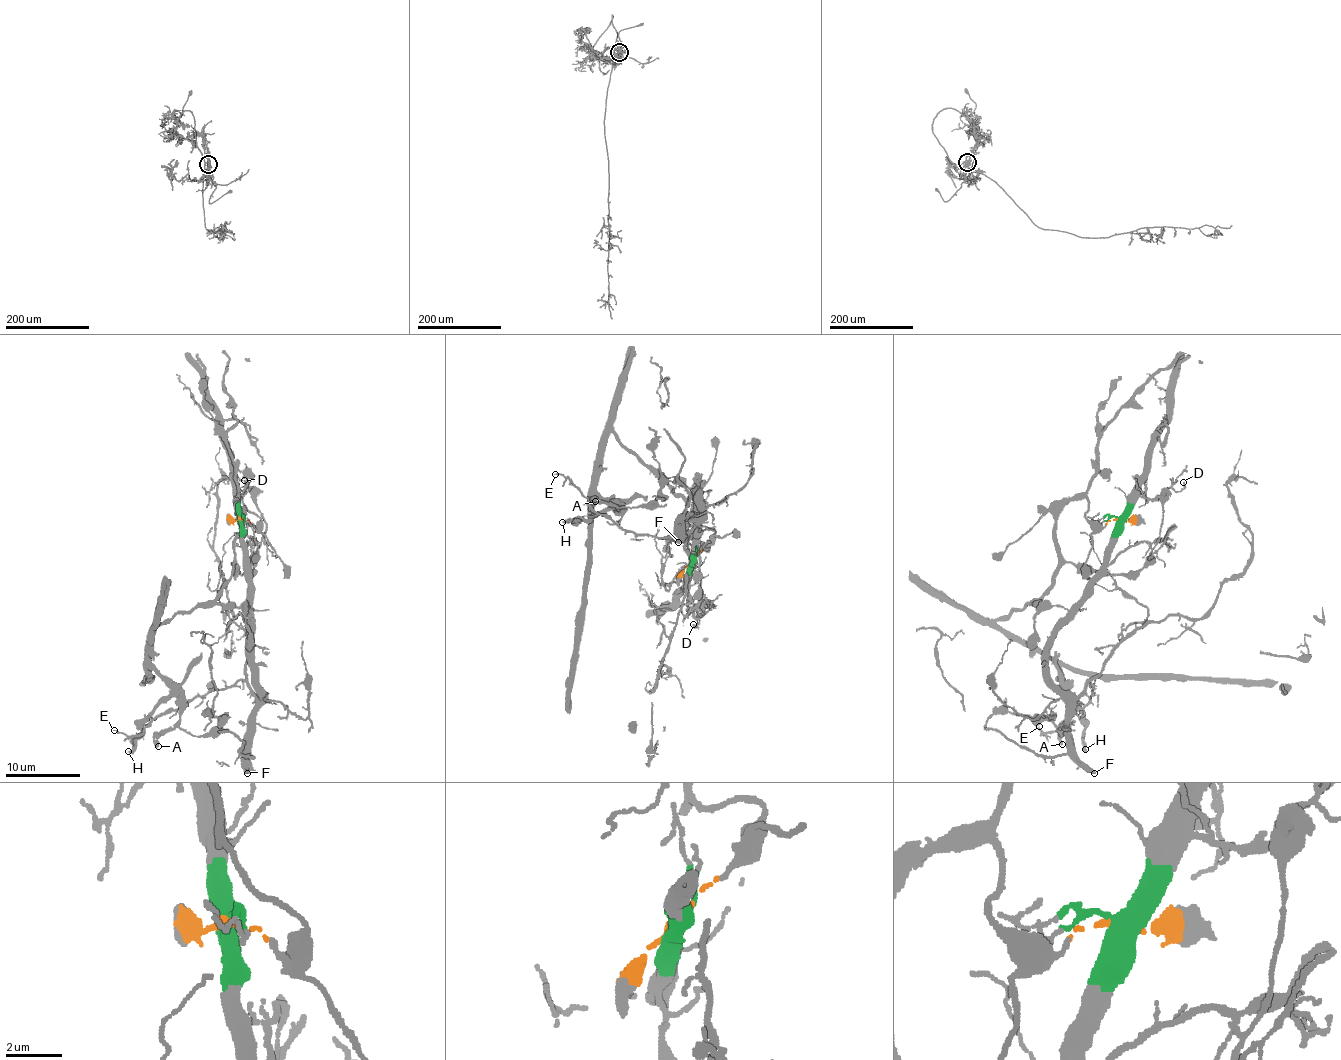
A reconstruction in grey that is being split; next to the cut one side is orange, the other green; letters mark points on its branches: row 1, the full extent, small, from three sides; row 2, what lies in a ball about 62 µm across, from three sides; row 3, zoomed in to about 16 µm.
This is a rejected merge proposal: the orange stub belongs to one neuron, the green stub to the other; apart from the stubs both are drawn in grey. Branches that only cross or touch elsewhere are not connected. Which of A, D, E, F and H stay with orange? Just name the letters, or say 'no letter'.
A, H

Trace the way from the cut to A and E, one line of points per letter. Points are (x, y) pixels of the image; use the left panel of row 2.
A: (238, 519), (262, 520), (238, 498), (227, 585), (154, 635), (150, 662), (180, 721), (159, 747)
E: (238, 519), (251, 678), (262, 693), (259, 696), (241, 679), (158, 715), (141, 734), (114, 730)

